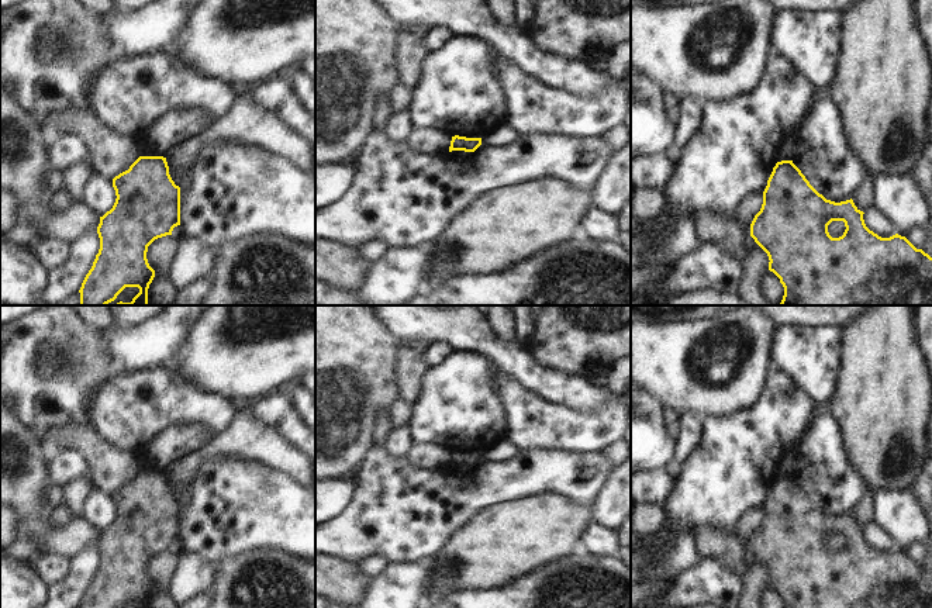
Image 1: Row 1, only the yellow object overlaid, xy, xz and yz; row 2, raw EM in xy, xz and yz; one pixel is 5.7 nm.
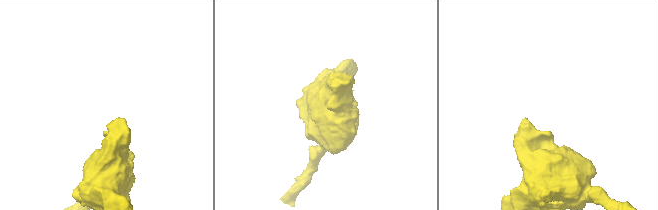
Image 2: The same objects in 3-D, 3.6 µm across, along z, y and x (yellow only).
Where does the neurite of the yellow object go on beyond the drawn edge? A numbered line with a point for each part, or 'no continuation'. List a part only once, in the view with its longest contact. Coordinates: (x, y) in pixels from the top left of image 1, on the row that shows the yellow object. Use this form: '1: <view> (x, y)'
no continuation.

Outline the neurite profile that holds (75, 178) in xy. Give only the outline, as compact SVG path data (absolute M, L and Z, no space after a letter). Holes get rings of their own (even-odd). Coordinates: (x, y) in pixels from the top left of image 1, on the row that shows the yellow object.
M90 160L72 163L63 172L63 189L72 197L73 203L82 201L83 189L89 179L94 175Z

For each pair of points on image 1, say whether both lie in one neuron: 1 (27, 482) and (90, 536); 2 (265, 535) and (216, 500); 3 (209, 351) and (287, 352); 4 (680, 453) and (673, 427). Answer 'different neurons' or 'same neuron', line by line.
1: same neuron
2: same neuron
3: same neuron
4: different neurons

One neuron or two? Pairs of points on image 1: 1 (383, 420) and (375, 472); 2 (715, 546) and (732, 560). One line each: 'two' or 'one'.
1: two
2: one

